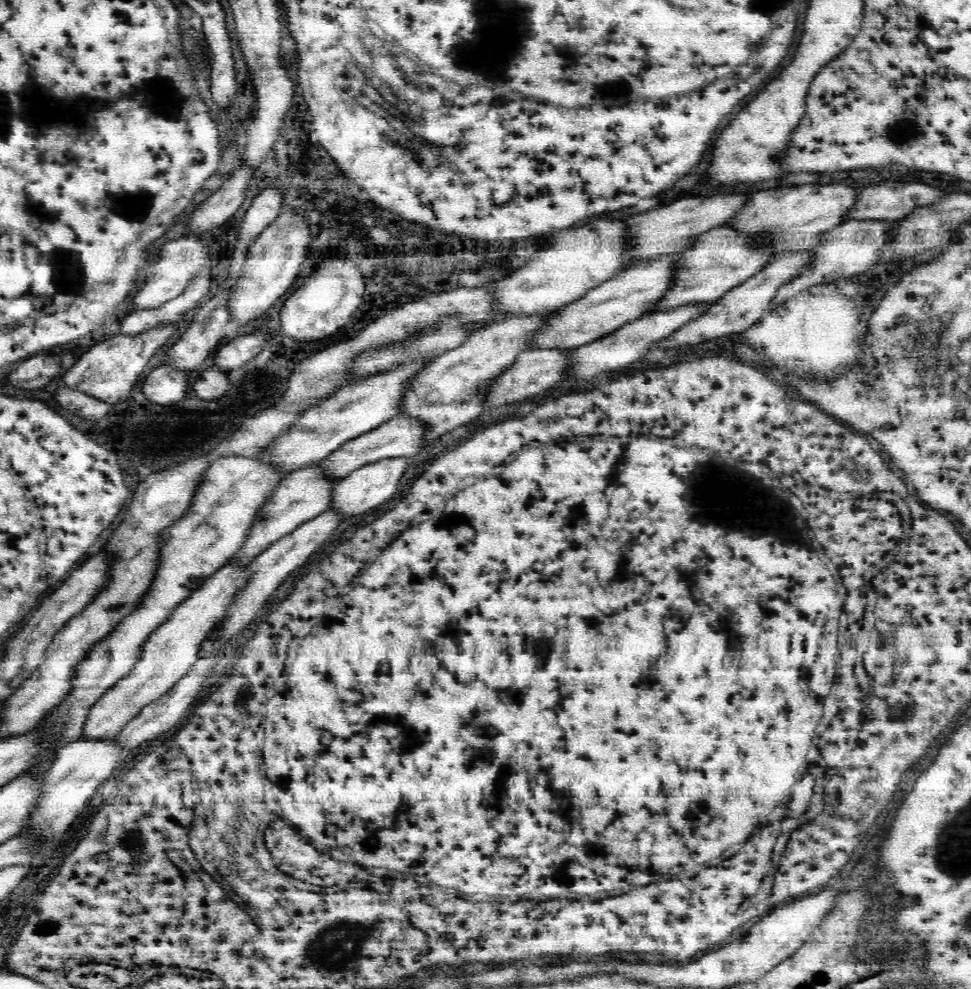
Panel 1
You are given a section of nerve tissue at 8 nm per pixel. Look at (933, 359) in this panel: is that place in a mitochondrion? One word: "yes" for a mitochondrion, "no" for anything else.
yes

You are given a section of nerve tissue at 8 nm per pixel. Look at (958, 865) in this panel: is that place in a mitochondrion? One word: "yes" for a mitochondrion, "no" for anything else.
no

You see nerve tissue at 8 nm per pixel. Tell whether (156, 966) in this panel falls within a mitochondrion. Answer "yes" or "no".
no

